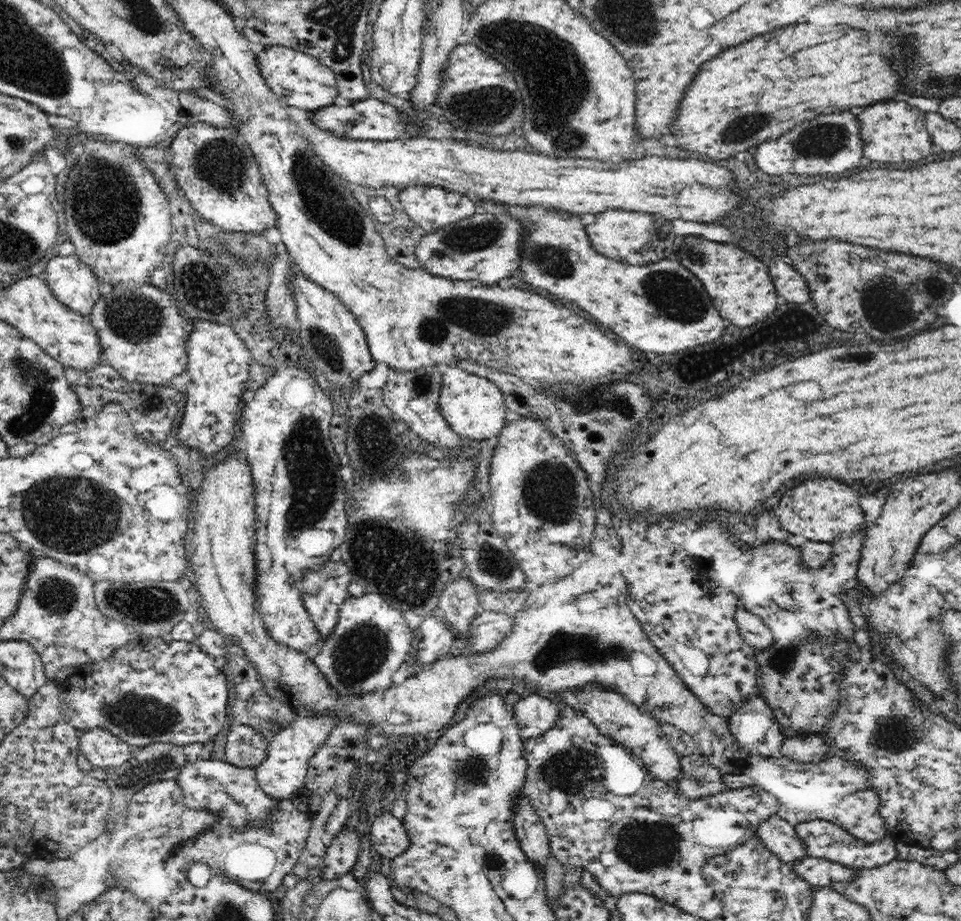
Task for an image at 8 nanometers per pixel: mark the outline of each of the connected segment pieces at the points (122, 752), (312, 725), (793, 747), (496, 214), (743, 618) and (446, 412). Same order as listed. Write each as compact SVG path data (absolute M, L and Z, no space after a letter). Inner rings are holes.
M101 727L86 728L80 730L78 735L81 754L94 769L120 766L130 758L133 747L109 730Z
M296 711L298 718L290 726L277 732L269 741L268 758L255 768L257 782L260 789L273 799L288 799L300 791L304 779L307 777L307 764L310 757L324 744L332 728L336 726L331 718L315 720L304 711Z
M816 733L806 736L792 736L785 740L781 746L781 754L786 758L793 758L800 762L818 762L820 756L829 756L826 744L823 744L822 737Z
M480 211L442 227L442 230L428 232L415 248L415 256L429 273L442 275L447 279L496 285L496 282L512 276L512 272L520 270L525 246L529 245L529 238L536 229L532 221L518 218L512 211Z
M741 610L737 614L737 621L740 634L749 643L749 646L754 646L754 649L758 651L773 648L777 634L771 626L767 625L764 619L748 610Z
M456 364L443 366L440 407L443 417L449 422L452 430L462 438L466 436L468 442L474 438L474 442L478 442L478 445L480 442L493 443L511 418L499 386L489 378L468 372Z

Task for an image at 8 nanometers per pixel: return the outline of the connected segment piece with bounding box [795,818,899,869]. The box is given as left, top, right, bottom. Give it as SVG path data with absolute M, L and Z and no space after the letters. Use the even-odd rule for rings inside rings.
M824 818L804 820L804 822L796 824L795 827L798 836L805 842L810 857L830 859L848 866L870 869L897 859L899 841L888 834L884 835L884 838L867 842L867 840L853 836L834 822Z

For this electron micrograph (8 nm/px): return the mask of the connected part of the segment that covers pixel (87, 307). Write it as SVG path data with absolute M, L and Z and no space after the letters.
M76 253L55 256L41 275L55 298L81 315L92 314L102 298L97 276Z

